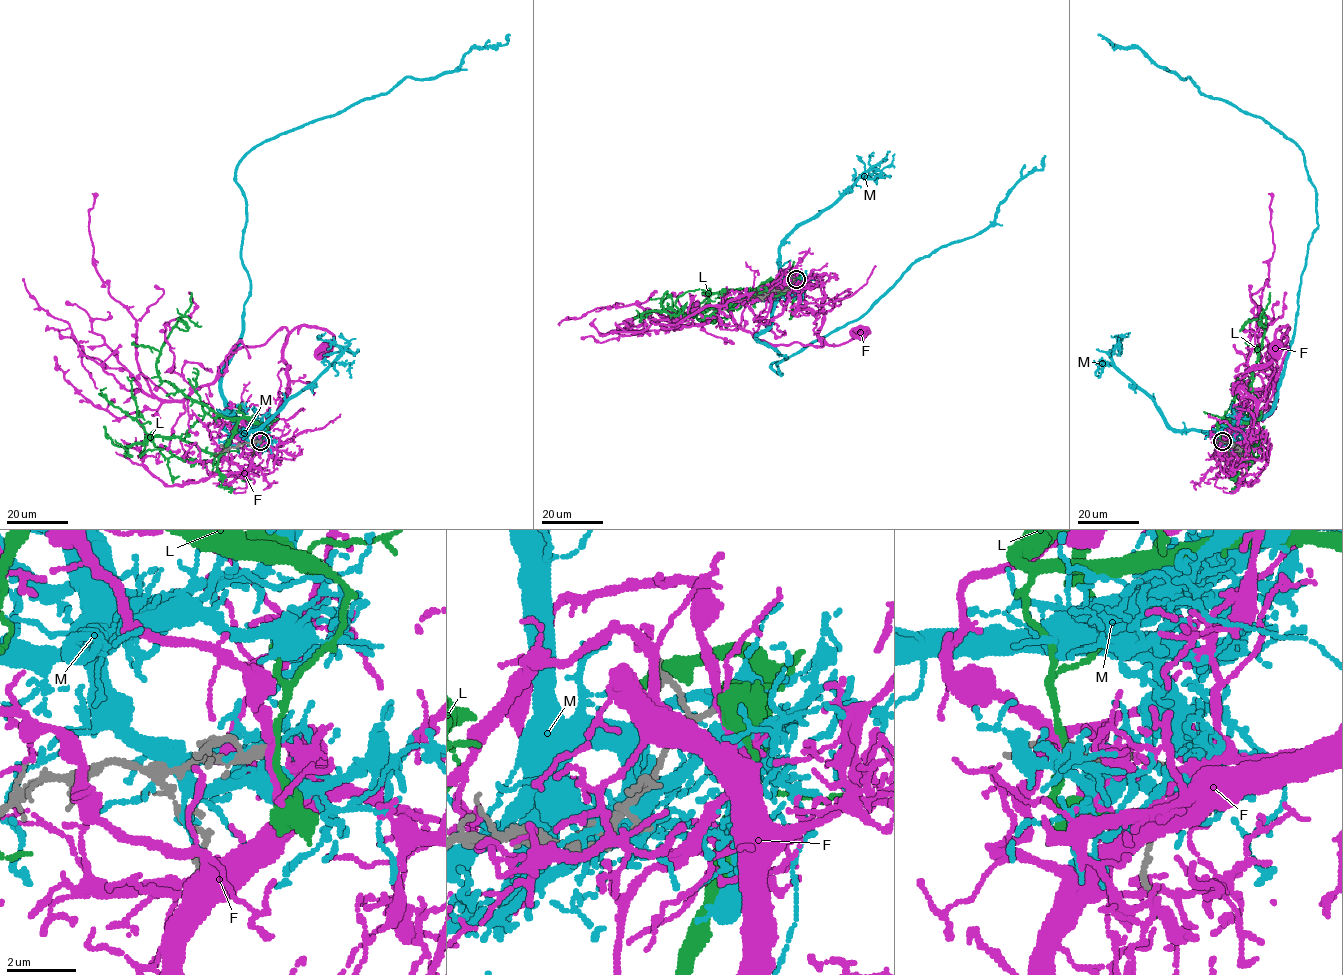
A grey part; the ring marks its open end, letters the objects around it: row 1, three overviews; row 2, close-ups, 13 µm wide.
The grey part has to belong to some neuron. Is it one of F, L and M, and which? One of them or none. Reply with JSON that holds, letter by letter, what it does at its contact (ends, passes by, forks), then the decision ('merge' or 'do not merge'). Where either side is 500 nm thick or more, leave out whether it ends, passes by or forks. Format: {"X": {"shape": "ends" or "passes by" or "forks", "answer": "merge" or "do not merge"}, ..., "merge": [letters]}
{"F": {"shape": "passes by", "answer": "do not merge"}, "L": {"shape": "passes by", "answer": "do not merge"}, "M": {"shape": "ends", "answer": "do not merge"}, "merge": []}

